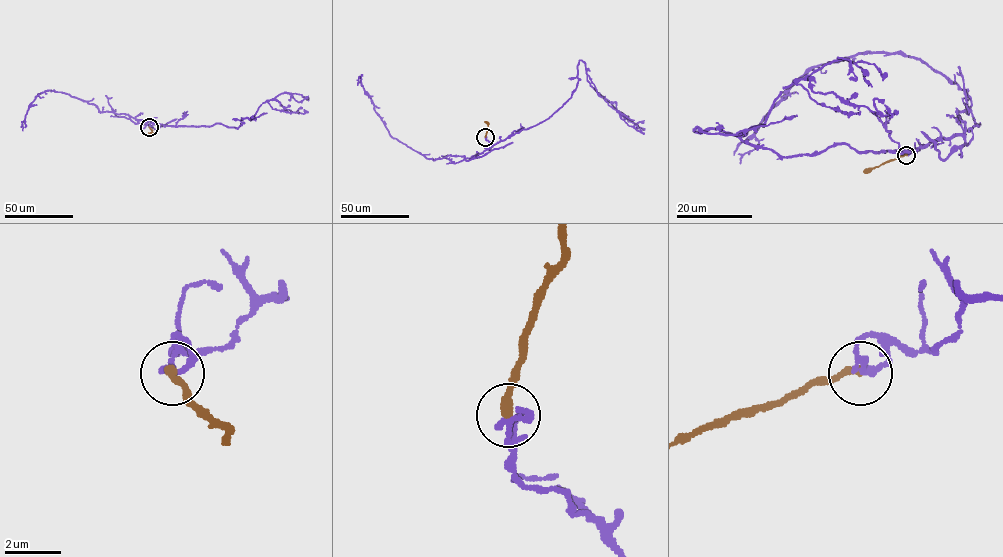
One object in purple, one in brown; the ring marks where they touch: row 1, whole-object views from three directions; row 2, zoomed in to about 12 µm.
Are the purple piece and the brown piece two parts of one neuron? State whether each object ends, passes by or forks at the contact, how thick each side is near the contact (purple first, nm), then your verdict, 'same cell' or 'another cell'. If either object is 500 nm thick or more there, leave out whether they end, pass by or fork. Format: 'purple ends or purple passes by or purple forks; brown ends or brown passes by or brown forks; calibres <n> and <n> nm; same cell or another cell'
purple passes by; brown ends; calibres 220 and 280 nm; another cell

